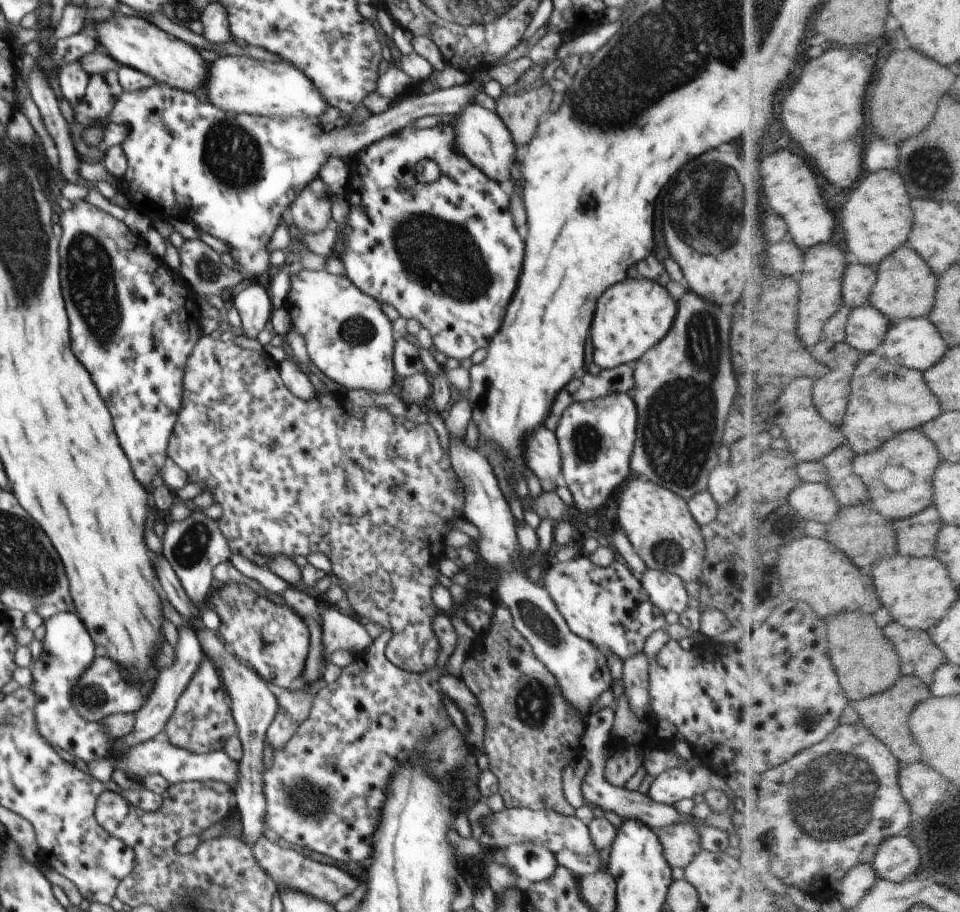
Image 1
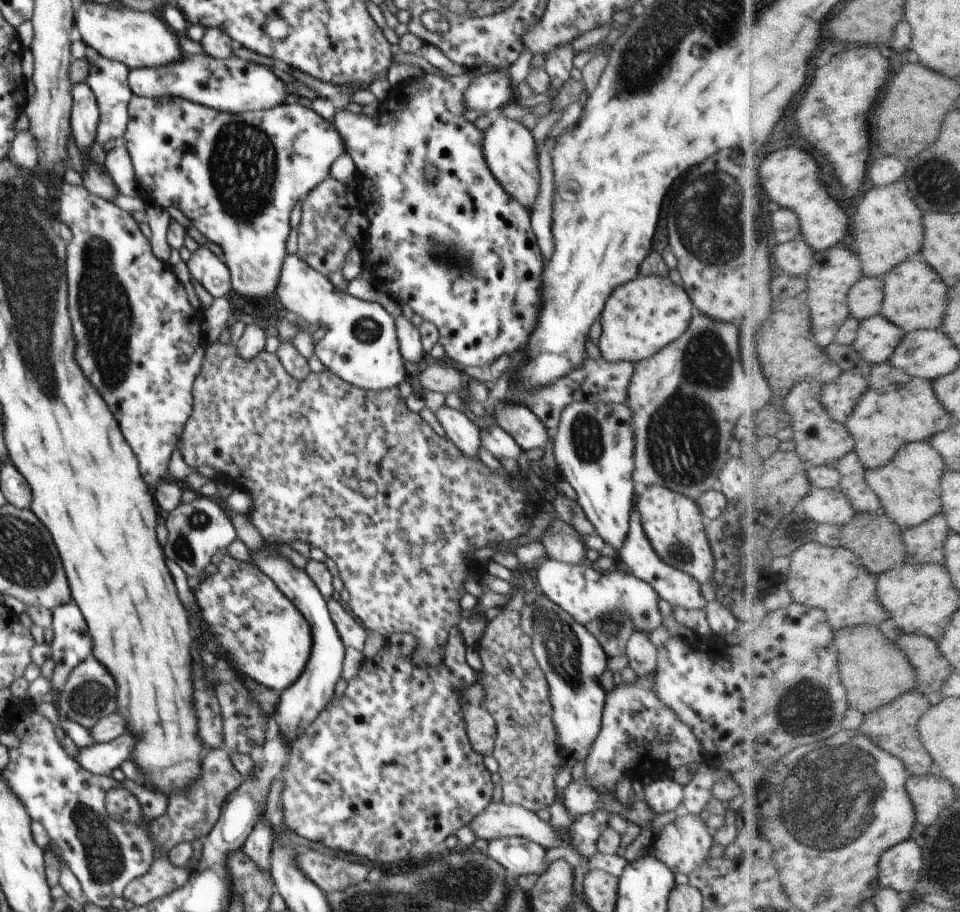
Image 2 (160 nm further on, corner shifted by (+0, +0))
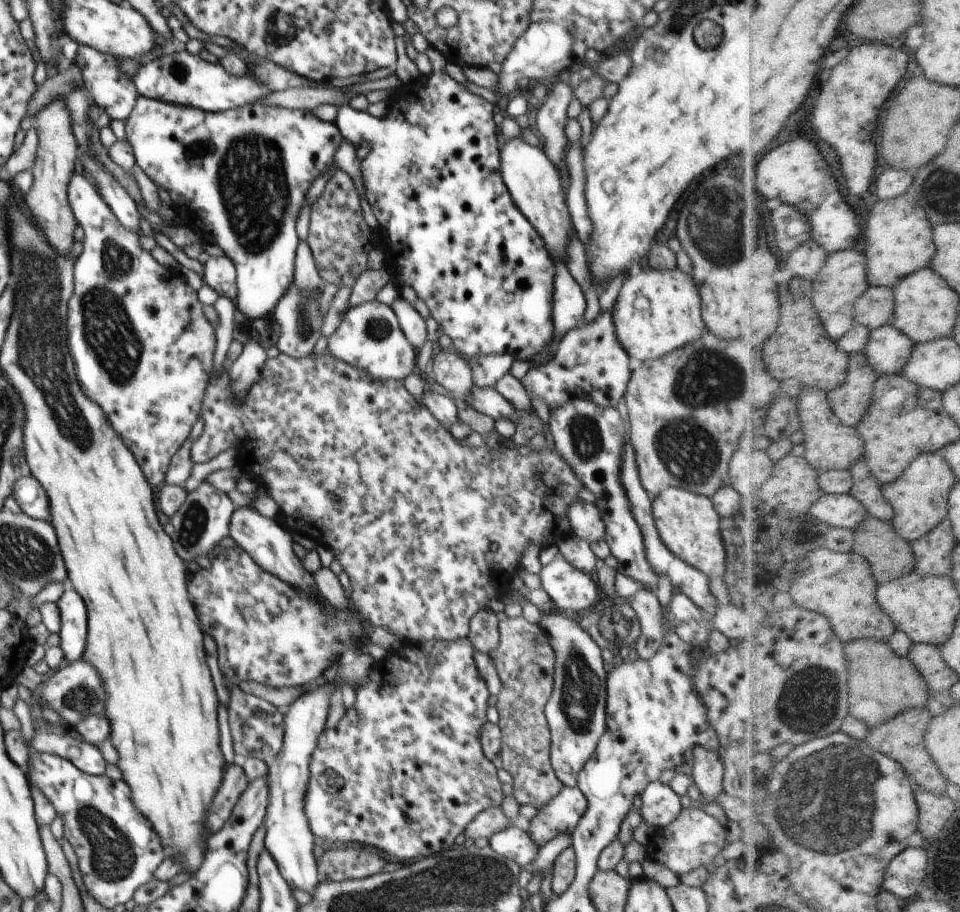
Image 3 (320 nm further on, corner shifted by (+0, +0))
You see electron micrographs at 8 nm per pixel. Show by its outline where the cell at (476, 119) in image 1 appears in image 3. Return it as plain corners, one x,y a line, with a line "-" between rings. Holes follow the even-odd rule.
523,134
516,139
501,140
499,155
504,184
516,206
538,231
553,263
567,263
566,250
574,232
566,206
567,192
562,187
559,170
550,162
546,153
540,147
530,146
522,137

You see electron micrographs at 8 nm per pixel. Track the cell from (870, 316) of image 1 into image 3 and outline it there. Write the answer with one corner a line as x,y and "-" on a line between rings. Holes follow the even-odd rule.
893,324
873,331
864,352
882,375
902,375
915,356
917,342

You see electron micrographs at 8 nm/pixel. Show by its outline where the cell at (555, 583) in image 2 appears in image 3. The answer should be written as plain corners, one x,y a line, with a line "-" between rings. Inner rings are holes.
560,552
542,567
539,576
542,589
562,612
577,616
598,603
599,586
589,574
574,568

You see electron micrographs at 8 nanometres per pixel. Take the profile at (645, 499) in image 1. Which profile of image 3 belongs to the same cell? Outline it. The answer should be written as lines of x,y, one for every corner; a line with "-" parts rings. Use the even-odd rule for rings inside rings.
666,487
659,492
657,497
652,498
652,502
656,528
668,550
673,552
681,561
707,574
711,580
722,581
727,571
727,554
720,528
722,518
711,499
701,494
694,494
686,489

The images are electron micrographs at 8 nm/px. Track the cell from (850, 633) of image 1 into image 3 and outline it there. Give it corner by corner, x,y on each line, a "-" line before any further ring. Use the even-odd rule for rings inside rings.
877,638
851,642
846,650
851,670
850,716
867,722
871,729
877,729
910,709
928,707
933,694
931,684
909,656
898,656
889,643

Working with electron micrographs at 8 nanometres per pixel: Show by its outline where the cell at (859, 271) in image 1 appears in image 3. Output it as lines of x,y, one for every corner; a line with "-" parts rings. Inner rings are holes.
872,287
857,303
858,325
871,327
873,331
892,324
897,309
894,287

